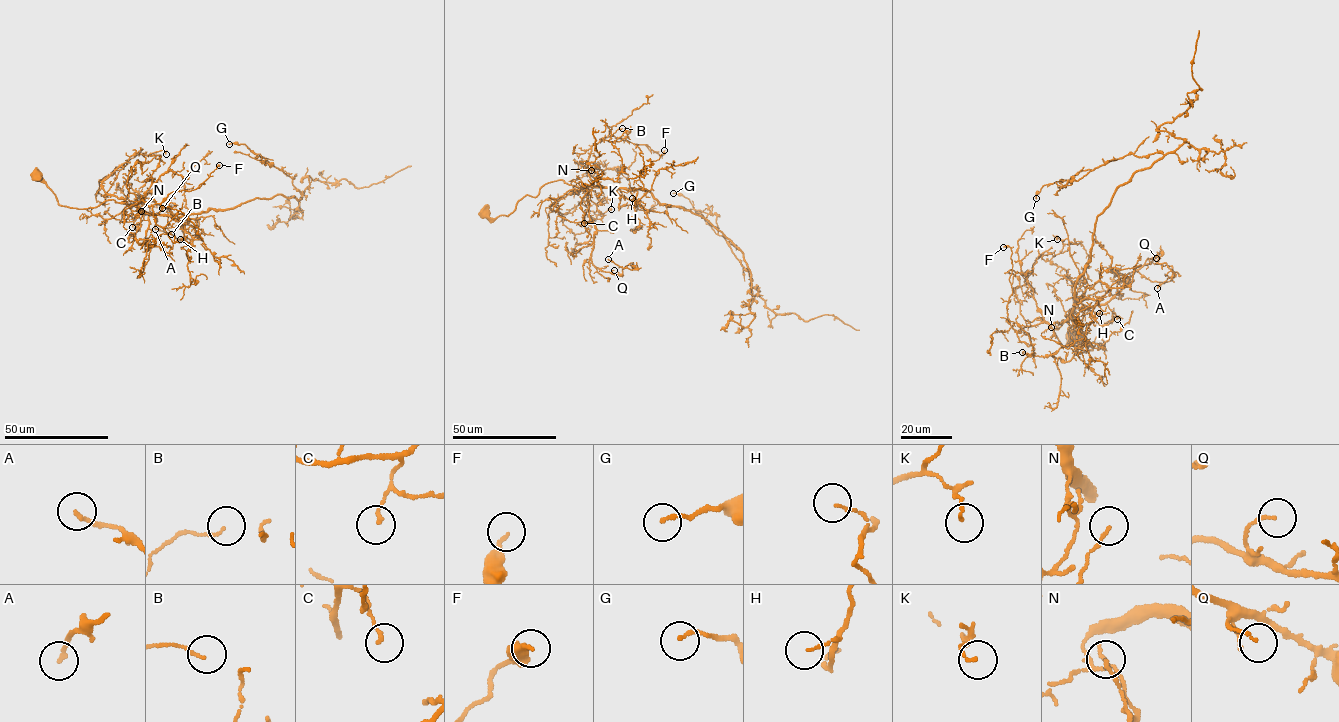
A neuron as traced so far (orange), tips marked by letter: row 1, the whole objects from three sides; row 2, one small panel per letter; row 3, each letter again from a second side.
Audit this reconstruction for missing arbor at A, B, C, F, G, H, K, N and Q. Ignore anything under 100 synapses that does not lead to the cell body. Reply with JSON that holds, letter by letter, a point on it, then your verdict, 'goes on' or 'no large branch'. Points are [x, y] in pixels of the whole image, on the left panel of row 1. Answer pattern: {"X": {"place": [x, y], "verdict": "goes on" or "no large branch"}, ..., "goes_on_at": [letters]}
{"A": {"place": [155, 229], "verdict": "no large branch"}, "B": {"place": [171, 234], "verdict": "no large branch"}, "C": {"place": [132, 227], "verdict": "no large branch"}, "F": {"place": [219, 165], "verdict": "no large branch"}, "G": {"place": [229, 144], "verdict": "no large branch"}, "H": {"place": [180, 239], "verdict": "no large branch"}, "K": {"place": [166, 154], "verdict": "no large branch"}, "N": {"place": [141, 211], "verdict": "no large branch"}, "Q": {"place": [162, 208], "verdict": "no large branch"}, "goes_on_at": []}

